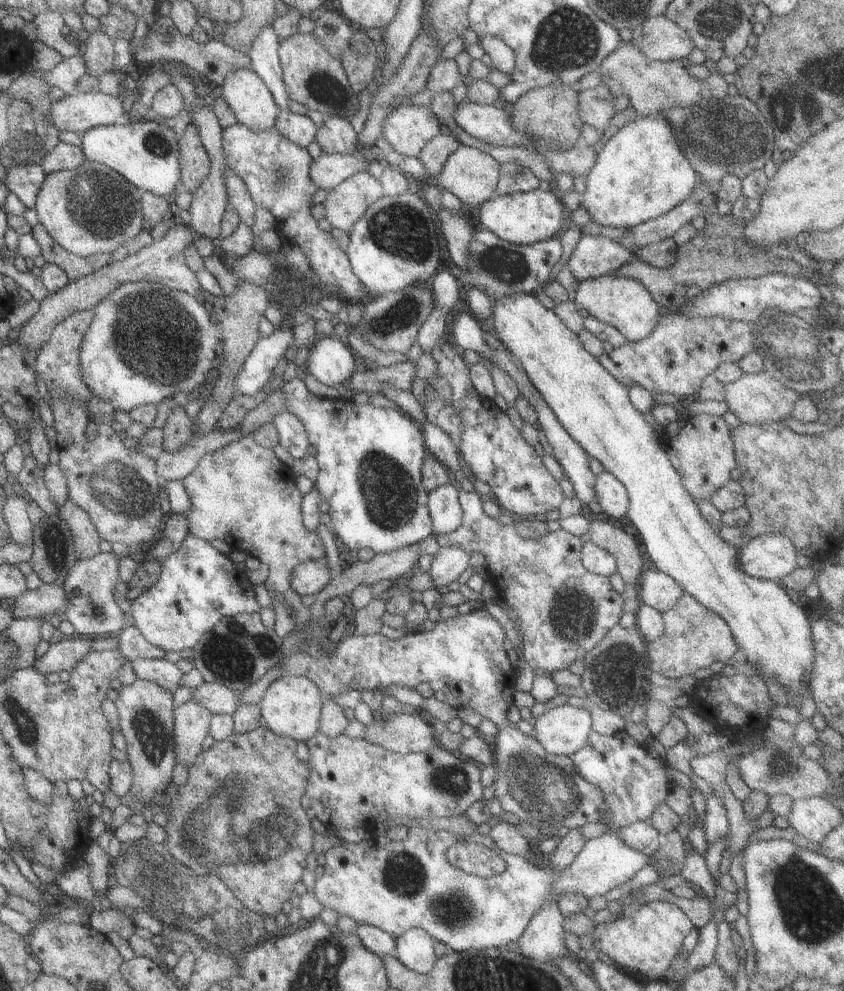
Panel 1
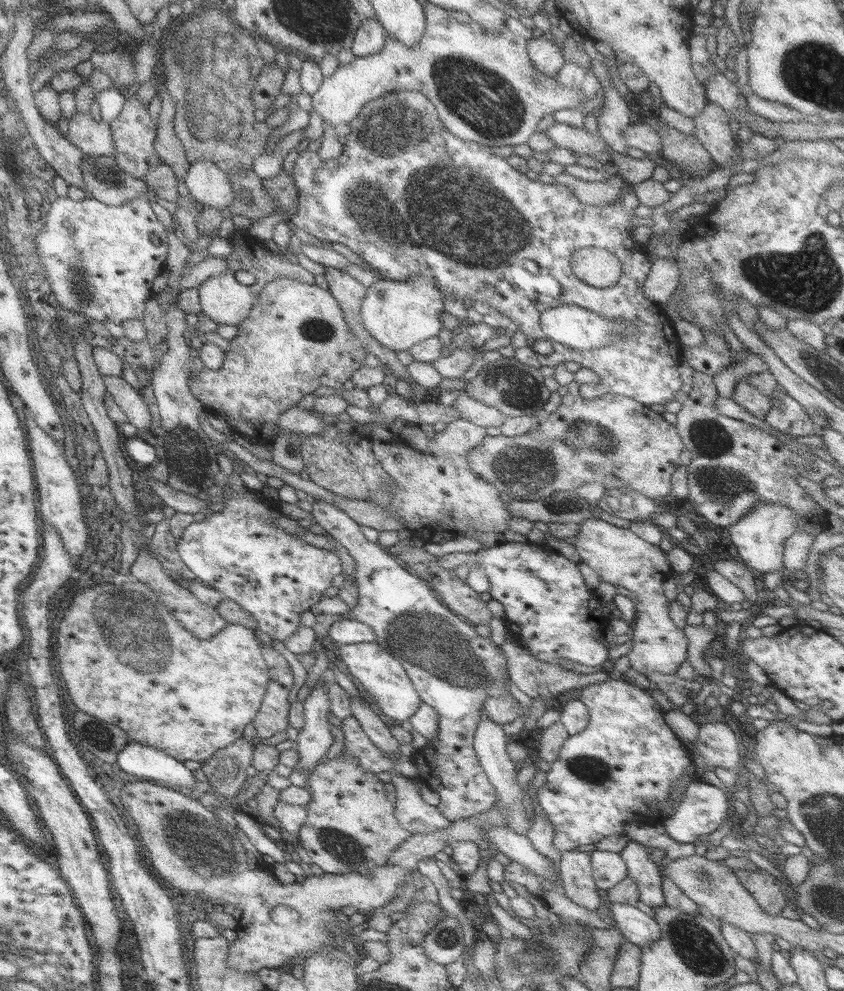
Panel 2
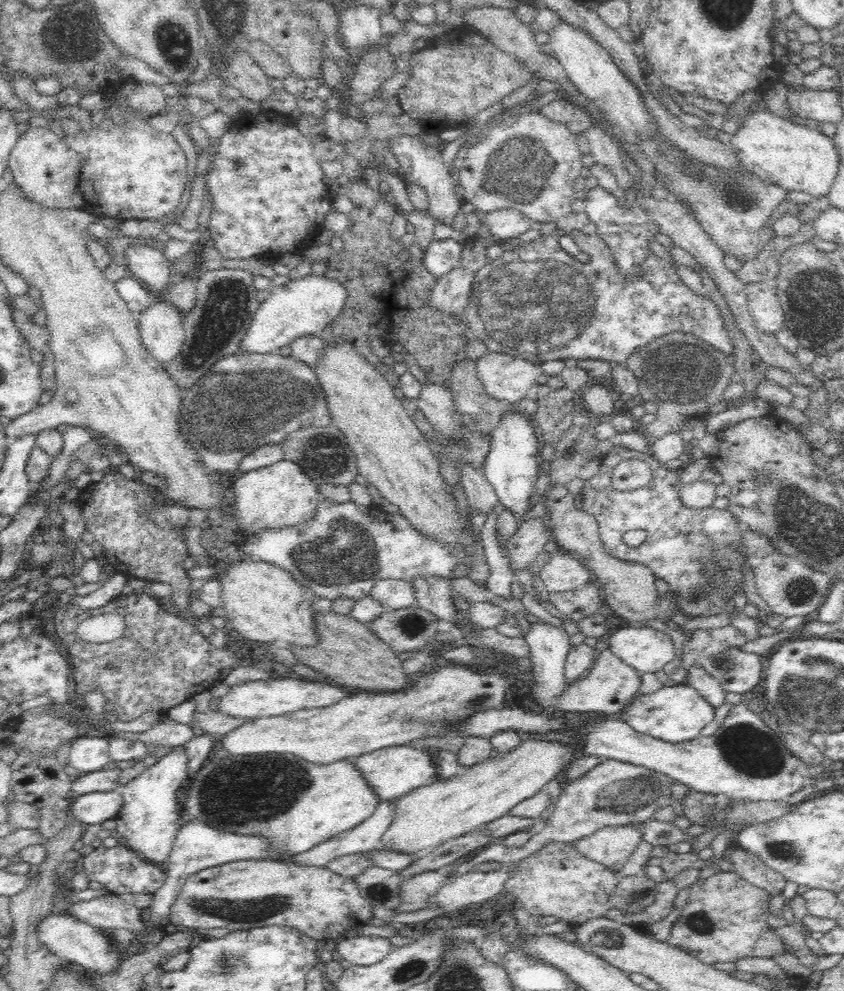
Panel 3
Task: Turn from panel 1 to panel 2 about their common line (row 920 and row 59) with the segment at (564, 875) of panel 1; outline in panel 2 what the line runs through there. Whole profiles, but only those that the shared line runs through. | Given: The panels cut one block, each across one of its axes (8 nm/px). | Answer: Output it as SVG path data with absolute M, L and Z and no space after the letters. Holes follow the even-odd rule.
M427 4L424 6L425 14L425 33L422 40L413 44L412 48L406 48L401 42L398 42L393 36L386 37L384 48L376 54L370 56L355 56L354 60L351 60L348 64L341 64L336 71L332 73L332 76L325 76L322 84L318 87L318 90L311 96L313 109L321 116L321 119L326 124L330 124L334 128L338 126L344 126L352 122L361 111L363 106L366 106L371 100L382 98L387 94L393 92L400 92L401 90L410 90L421 92L424 96L428 97L428 100L432 101L435 106L438 118L444 125L444 128L448 130L450 134L453 134L460 140L466 140L481 144L484 146L516 146L519 144L526 144L526 141L532 134L538 129L538 122L546 116L546 114L553 114L562 109L582 109L582 104L586 102L583 100L583 94L577 90L577 88L571 88L571 86L564 86L557 81L555 76L544 76L537 67L533 64L527 53L527 42L518 34L512 34L509 30L491 30L482 28L477 22L470 21L466 23L460 23L449 15L450 12L446 9L439 8L438 6Z

